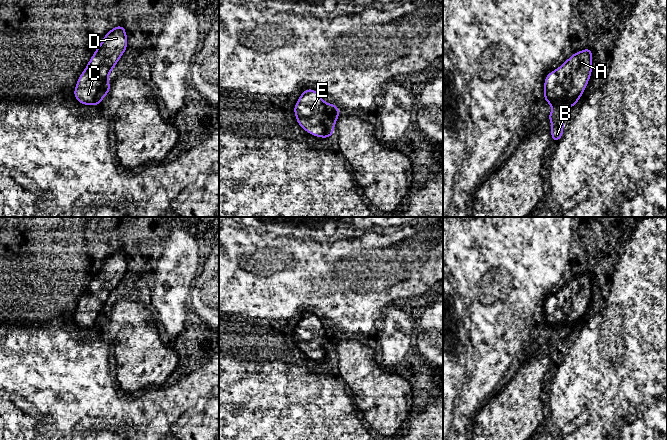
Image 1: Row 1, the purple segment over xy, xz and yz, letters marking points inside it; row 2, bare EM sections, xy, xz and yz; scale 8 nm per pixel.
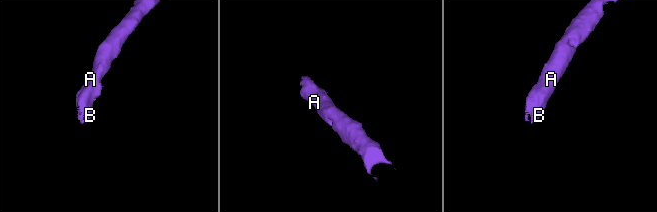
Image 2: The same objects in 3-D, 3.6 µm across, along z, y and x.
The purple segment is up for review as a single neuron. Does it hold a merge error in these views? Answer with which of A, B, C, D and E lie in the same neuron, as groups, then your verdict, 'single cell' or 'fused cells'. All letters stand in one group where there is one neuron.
groups A B C D E; single cell

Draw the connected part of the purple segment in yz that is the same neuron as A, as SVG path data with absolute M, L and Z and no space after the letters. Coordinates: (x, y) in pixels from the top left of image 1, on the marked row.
M587 48L573 54L560 68L545 78L544 98L553 108L547 119L551 120L552 141L563 135L563 111L575 106L583 94L592 71L592 50Z

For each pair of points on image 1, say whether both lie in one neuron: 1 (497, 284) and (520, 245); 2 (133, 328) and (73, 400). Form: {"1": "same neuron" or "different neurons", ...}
{"1": "different neurons", "2": "different neurons"}

